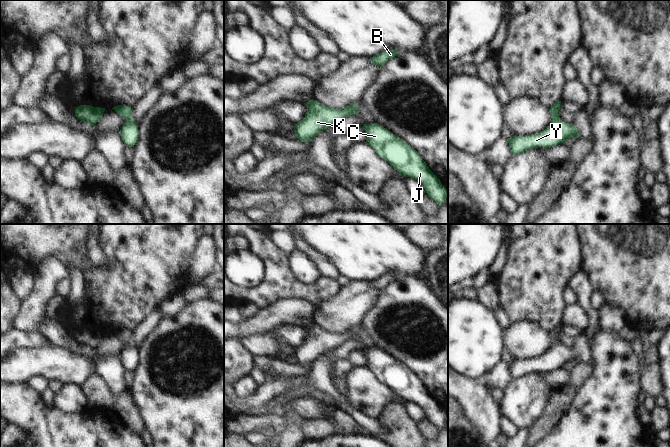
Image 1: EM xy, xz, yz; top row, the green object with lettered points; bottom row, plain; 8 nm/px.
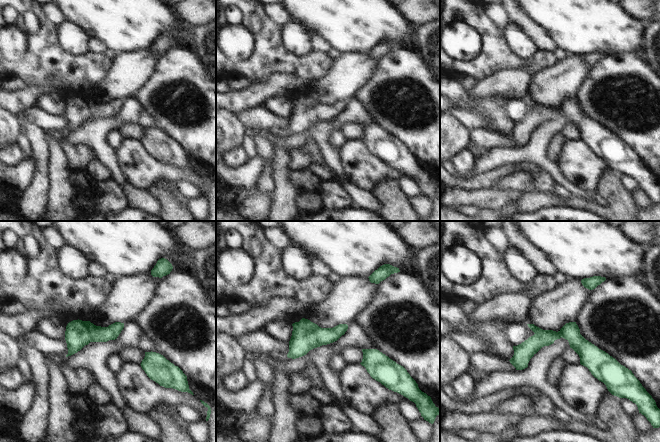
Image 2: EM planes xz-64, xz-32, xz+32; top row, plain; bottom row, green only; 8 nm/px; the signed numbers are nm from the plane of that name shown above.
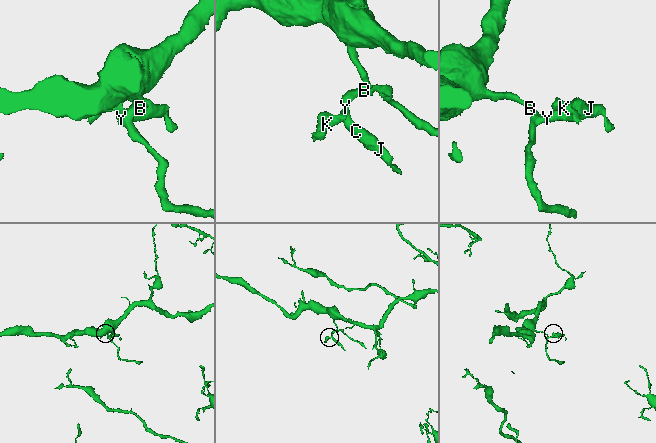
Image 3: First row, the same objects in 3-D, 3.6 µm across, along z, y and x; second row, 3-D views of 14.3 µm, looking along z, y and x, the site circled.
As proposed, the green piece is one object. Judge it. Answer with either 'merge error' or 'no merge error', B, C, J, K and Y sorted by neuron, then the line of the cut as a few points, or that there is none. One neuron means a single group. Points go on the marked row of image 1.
merge error | B C J Y / K | xz (351, 105), (351, 112), (349, 114)

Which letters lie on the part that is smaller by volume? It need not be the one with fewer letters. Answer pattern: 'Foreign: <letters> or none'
Foreign: K

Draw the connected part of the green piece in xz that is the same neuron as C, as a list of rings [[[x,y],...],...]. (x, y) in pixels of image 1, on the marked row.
[[[377,123],[363,124],[362,128],[366,131],[366,143],[374,148],[379,157],[400,174],[419,181],[427,196],[439,206],[446,202],[448,189],[443,187],[413,147]]]

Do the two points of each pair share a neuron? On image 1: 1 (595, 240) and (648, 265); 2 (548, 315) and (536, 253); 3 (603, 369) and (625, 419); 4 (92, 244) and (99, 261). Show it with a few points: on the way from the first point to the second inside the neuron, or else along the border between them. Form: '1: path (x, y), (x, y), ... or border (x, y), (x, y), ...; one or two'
1: path (608, 253), (620, 265), (635, 265); one
2: path (541, 300), (540, 268); one
3: path (611, 381), (611, 405), (613, 407); one
4: path (93, 248), (93, 252), (97, 257); one

